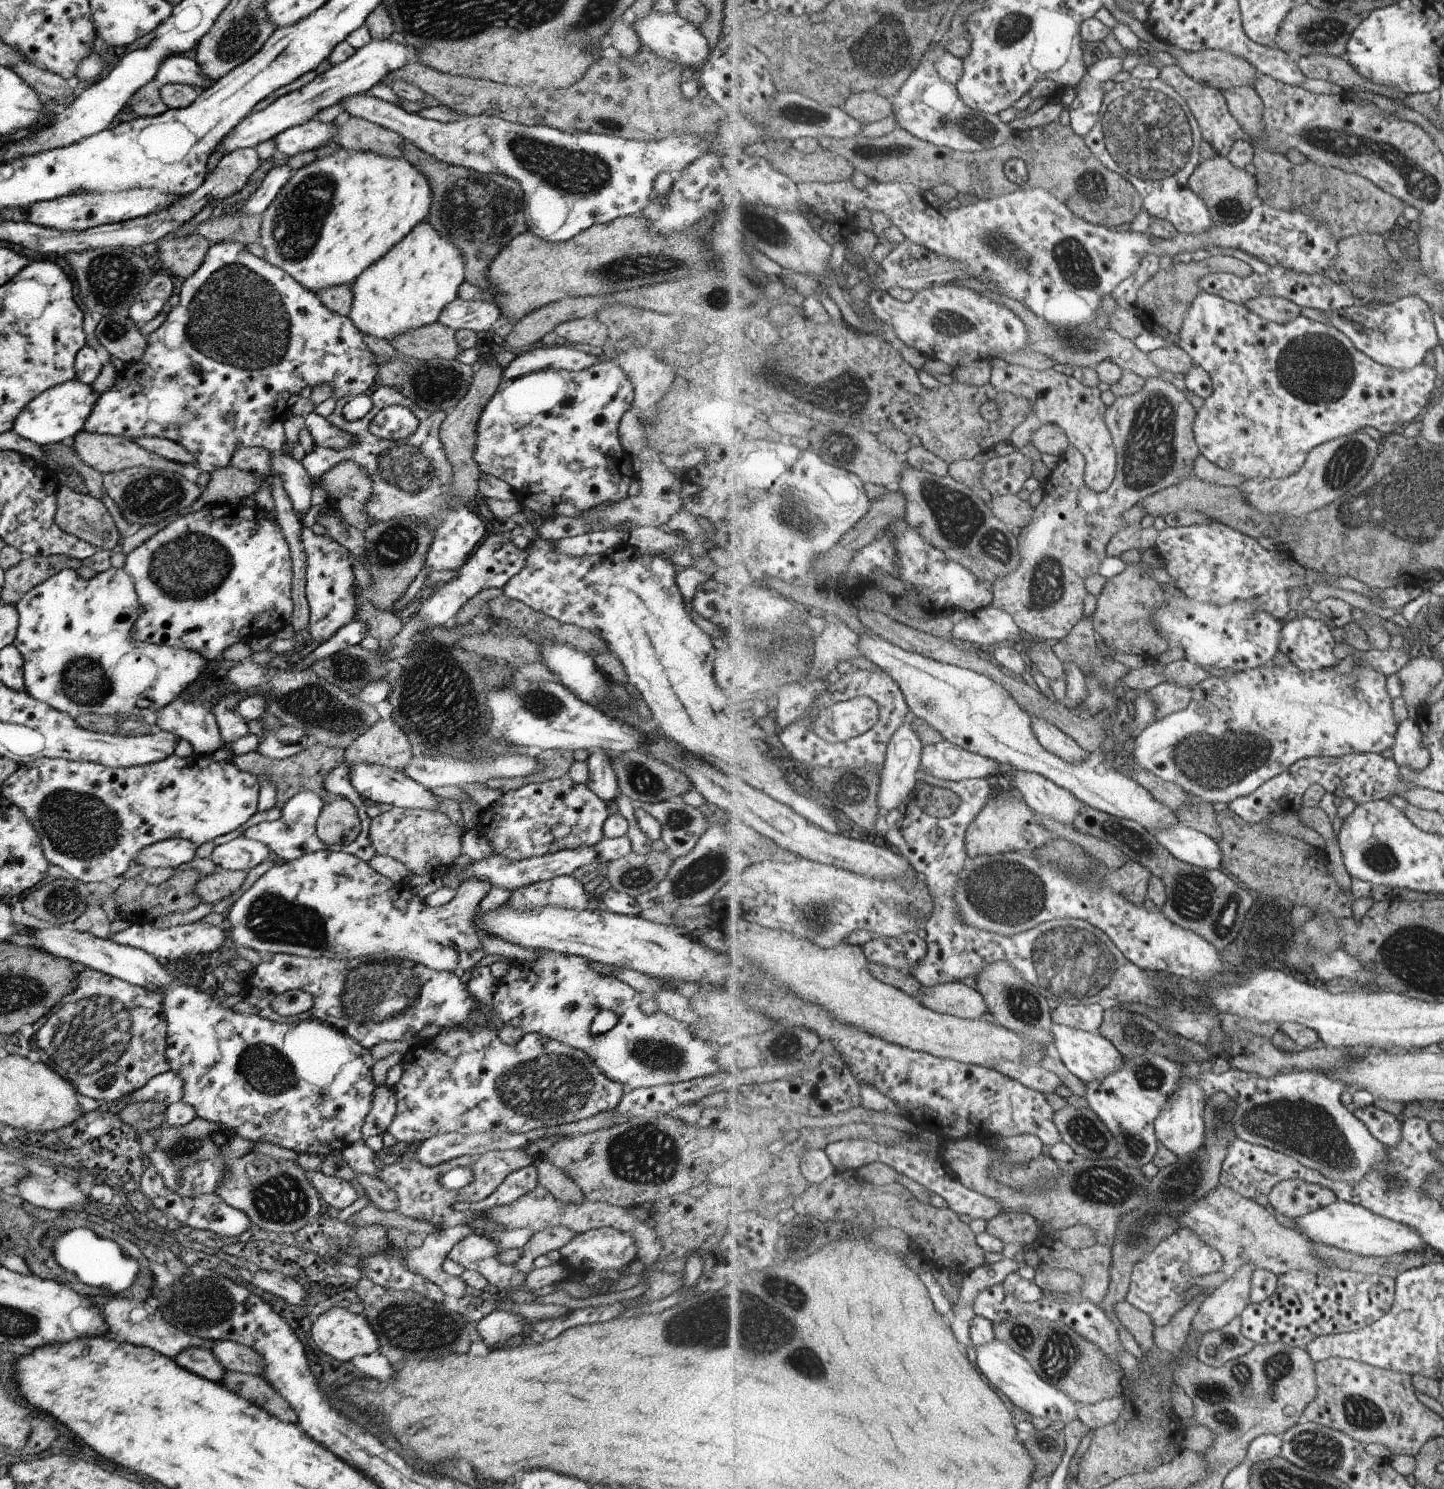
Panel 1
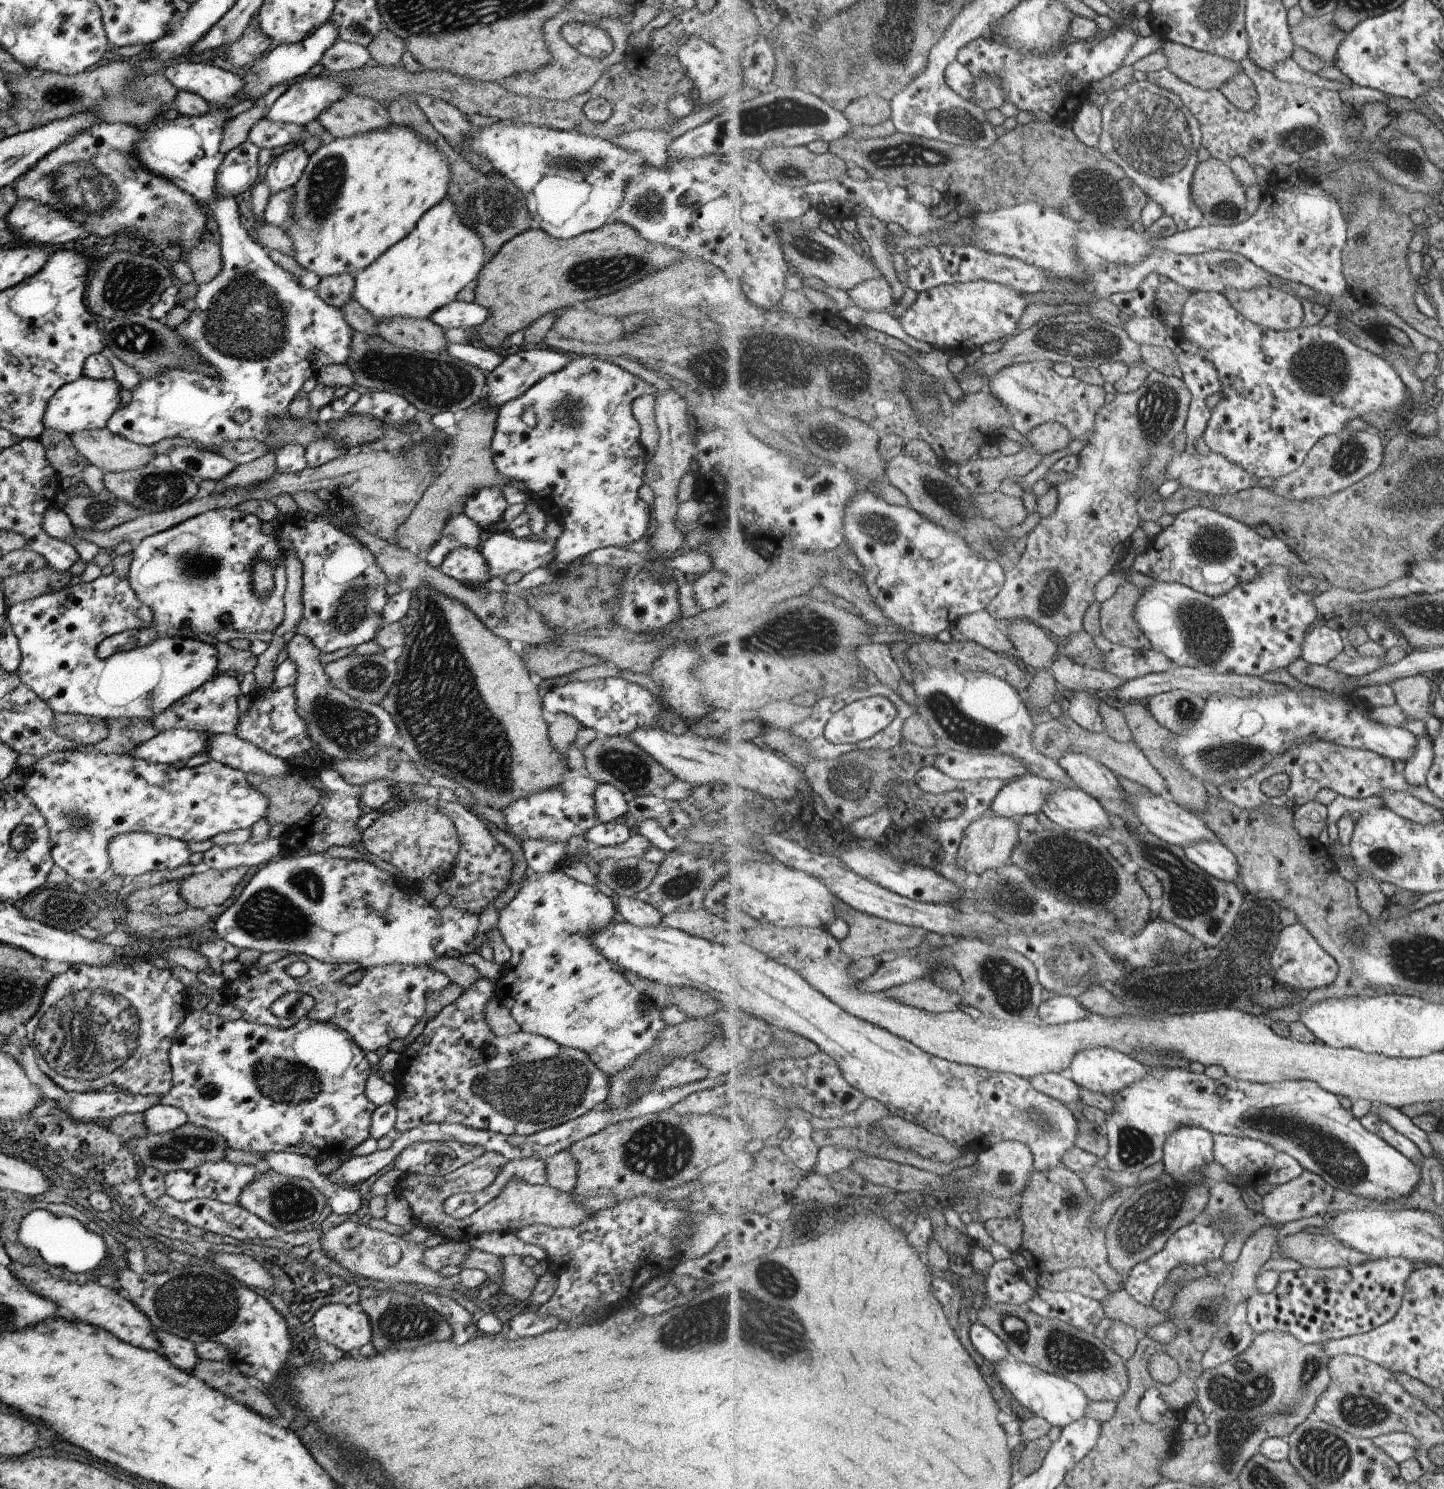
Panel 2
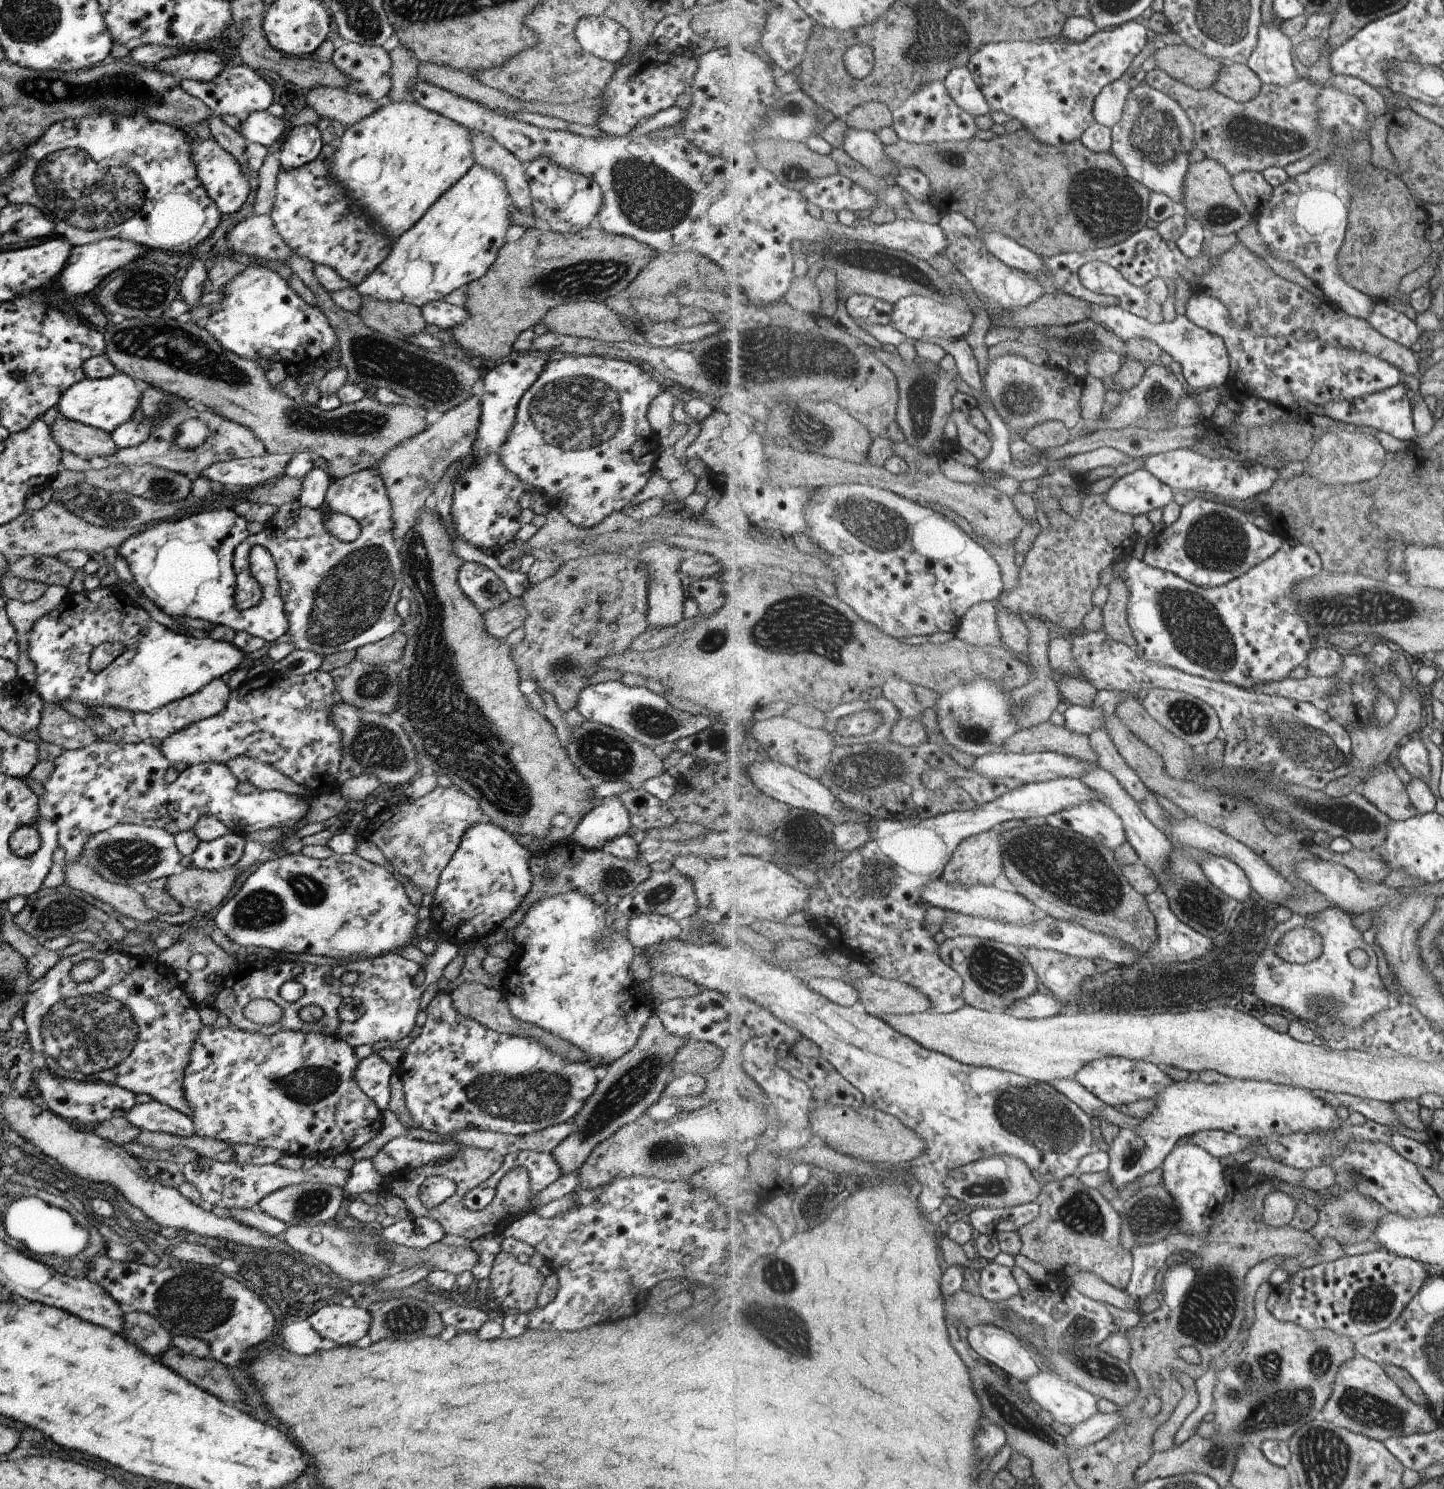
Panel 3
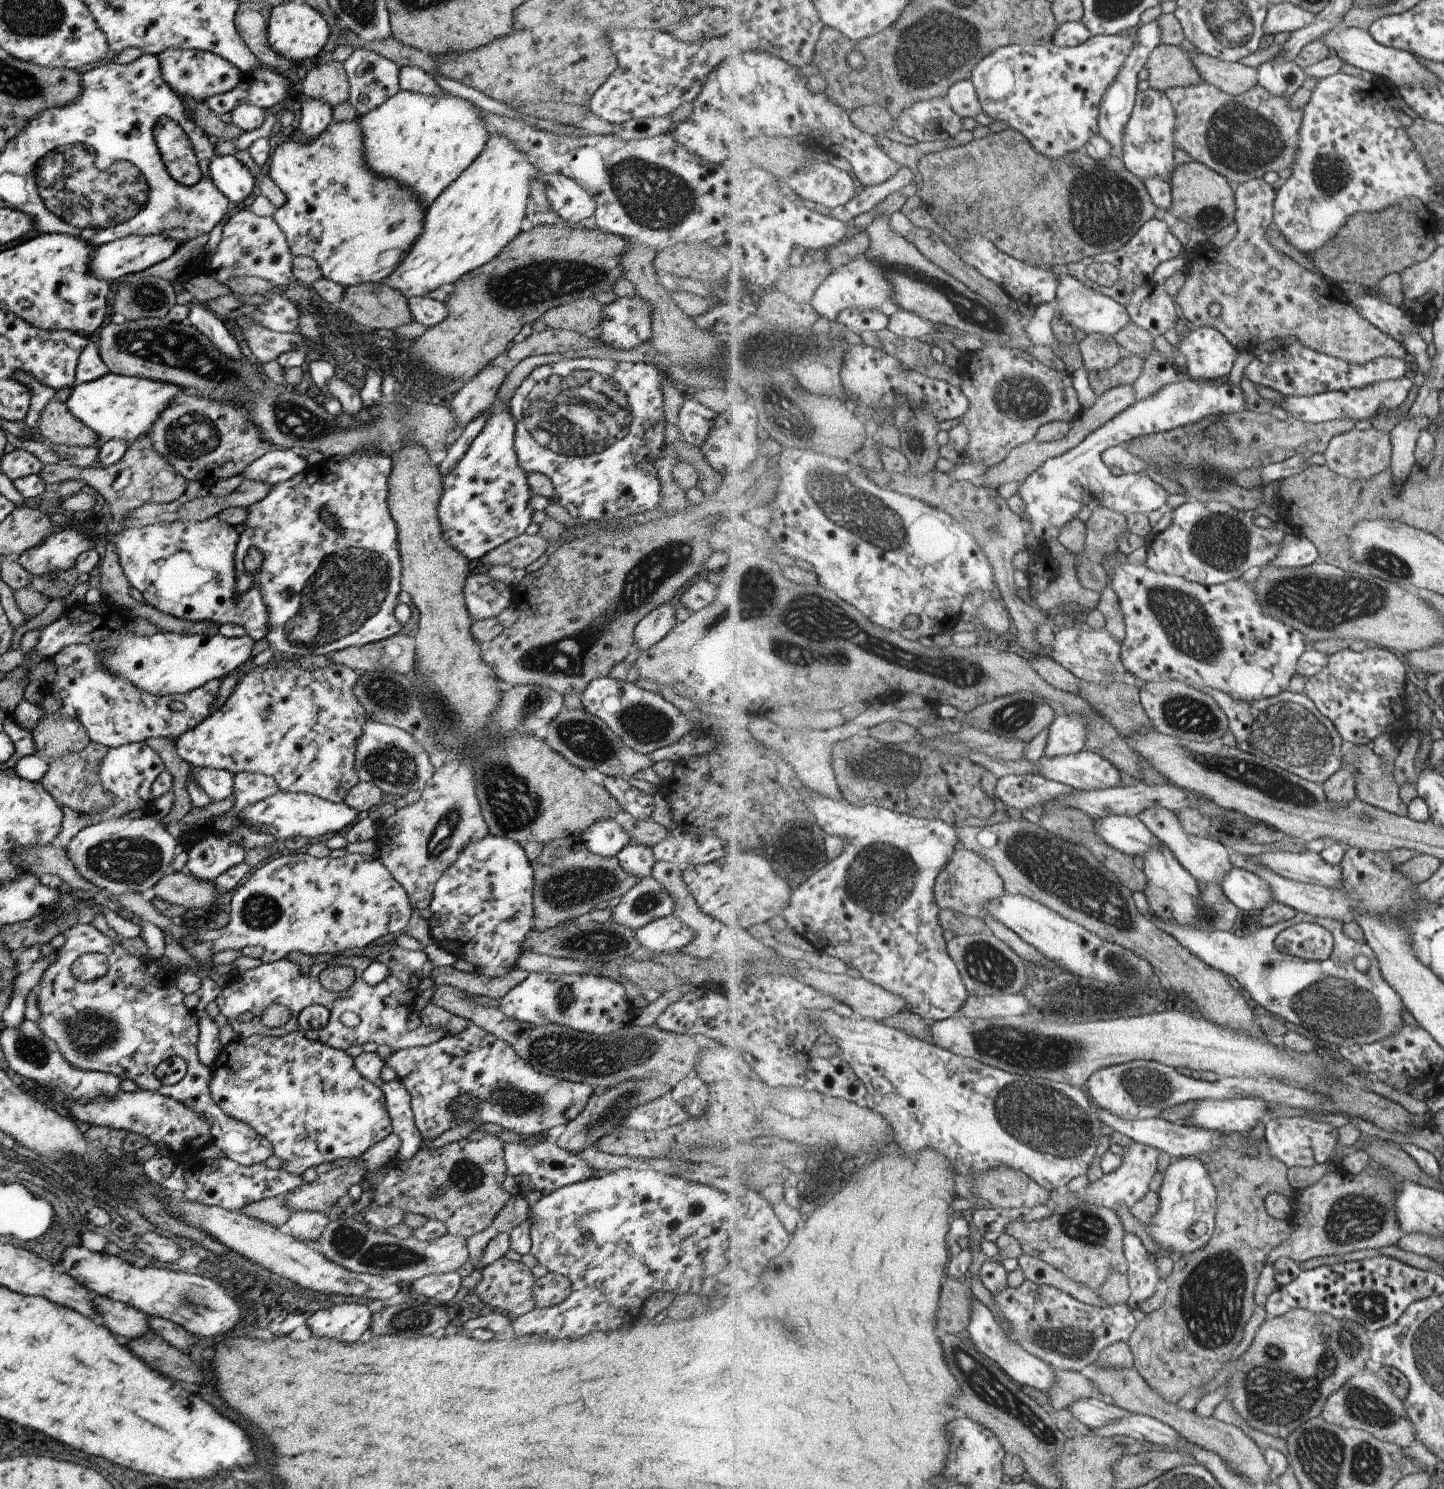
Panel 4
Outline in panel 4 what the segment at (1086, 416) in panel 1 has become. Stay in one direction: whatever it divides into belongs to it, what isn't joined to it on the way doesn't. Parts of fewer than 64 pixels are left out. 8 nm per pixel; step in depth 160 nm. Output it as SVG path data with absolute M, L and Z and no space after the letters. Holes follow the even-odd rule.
M990 343L984 345L982 350L977 352L964 352L957 368L963 378L963 386L961 386L960 390L967 396L967 398L969 398L969 401L971 402L969 411L965 414L965 416L963 416L963 419L960 420L960 423L964 425L969 432L971 432L971 444L969 444L969 448L967 448L967 451L964 453L967 456L968 461L983 462L983 464L987 464L987 466L991 467L1000 465L1009 457L1009 454L1015 448L1034 441L1037 437L1037 432L1039 432L1045 424L1054 421L1073 423L1077 421L1078 417L1082 416L1083 412L1085 412L1085 404L1081 404L1081 396L1077 396L1077 388L1073 388L1073 376L1071 376L1067 370L1057 372L1053 370L1053 367L1047 368L1045 364L1040 364L1031 356L1031 354L1028 354L1026 351L1022 351L1021 349L1012 349L1011 347L1002 347L1001 345Z

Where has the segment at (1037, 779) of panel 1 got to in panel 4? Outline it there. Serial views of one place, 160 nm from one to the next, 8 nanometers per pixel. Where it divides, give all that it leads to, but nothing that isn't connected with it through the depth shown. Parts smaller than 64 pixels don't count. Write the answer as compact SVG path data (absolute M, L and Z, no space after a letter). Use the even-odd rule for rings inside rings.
M1109 814L1095 817L1097 836L1125 855L1144 856L1153 846L1166 846L1139 817Z

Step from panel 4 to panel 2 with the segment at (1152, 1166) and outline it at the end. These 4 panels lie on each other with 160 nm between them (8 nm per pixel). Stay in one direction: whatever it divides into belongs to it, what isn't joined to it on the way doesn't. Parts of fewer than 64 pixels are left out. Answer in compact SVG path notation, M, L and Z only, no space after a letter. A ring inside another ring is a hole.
M1154 1066L1152 1071L1146 1075L1146 1077L1131 1085L1121 1093L1111 1095L1110 1099L1116 1105L1114 1112L1107 1116L1106 1125L1108 1128L1108 1139L1110 1142L1110 1149L1105 1158L1106 1166L1114 1172L1128 1172L1131 1174L1137 1174L1143 1172L1145 1168L1153 1166L1153 1164L1161 1163L1164 1160L1164 1146L1168 1136L1174 1133L1177 1129L1186 1126L1203 1127L1205 1130L1214 1133L1223 1133L1226 1135L1235 1135L1238 1137L1249 1137L1252 1139L1259 1139L1267 1144L1273 1145L1278 1151L1286 1152L1296 1158L1305 1169L1311 1172L1317 1173L1320 1177L1323 1177L1331 1186L1335 1189L1341 1189L1348 1191L1352 1194L1359 1195L1369 1199L1375 1199L1376 1201L1383 1200L1395 1200L1395 1198L1406 1198L1411 1196L1415 1192L1414 1188L1417 1188L1421 1184L1421 1167L1412 1161L1408 1156L1405 1156L1400 1149L1395 1148L1388 1141L1383 1140L1375 1133L1369 1132L1369 1129L1350 1111L1345 1110L1339 1102L1340 1096L1335 1093L1329 1092L1324 1089L1320 1084L1315 1081L1297 1080L1294 1081L1279 1081L1274 1083L1256 1083L1251 1081L1237 1080L1228 1074L1222 1076L1220 1079L1207 1078L1205 1074L1194 1073L1188 1071L1187 1068L1170 1069L1167 1067Z

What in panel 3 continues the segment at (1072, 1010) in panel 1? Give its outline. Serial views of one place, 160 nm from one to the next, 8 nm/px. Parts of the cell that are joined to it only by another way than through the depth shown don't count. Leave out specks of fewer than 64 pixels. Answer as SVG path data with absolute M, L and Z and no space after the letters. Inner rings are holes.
M1033 993L1005 1008L1005 1012L1020 1019L1049 1018L1064 1011L1065 1004L1051 995Z

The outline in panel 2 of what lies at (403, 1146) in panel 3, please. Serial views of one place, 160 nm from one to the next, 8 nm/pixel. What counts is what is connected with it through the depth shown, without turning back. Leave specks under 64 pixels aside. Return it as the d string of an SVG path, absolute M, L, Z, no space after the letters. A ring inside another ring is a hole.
M457 1141L411 1143L395 1155L392 1168L397 1168L402 1175L417 1172L420 1175L441 1176L475 1160L481 1152L481 1147Z

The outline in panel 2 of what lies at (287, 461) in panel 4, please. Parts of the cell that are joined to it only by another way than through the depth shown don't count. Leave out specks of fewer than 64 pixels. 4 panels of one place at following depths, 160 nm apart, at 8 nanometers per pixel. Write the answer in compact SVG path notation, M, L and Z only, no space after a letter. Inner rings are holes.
M175 447L166 455L175 470L201 480L220 481L232 470L238 468L237 464L223 458L211 451L198 451L193 447Z

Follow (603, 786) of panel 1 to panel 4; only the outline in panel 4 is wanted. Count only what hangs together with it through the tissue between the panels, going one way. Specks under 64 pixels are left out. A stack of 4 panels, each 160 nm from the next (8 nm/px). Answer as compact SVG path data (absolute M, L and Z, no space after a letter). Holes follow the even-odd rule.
M605 818L581 830L575 840L583 844L584 848L592 854L615 857L615 854L629 843L629 836L621 824L617 824L613 818Z

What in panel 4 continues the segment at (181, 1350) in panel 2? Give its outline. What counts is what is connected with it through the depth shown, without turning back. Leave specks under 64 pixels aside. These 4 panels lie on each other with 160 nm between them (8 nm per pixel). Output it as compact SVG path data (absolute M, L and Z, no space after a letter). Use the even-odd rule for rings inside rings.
M93 1295L90 1304L97 1314L99 1324L109 1332L130 1341L139 1335L148 1335L146 1316L140 1310L103 1295Z

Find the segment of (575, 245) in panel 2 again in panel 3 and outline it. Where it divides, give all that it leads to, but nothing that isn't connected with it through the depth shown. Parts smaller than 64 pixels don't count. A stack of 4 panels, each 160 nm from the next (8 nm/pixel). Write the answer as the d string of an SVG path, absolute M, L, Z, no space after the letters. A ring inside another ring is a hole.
M590 225L574 233L542 231L534 227L526 229L513 242L505 243L498 251L487 272L466 285L464 309L468 317L450 328L458 348L470 354L472 362L481 359L499 364L502 358L513 355L513 342L526 328L542 322L544 314L557 305L567 302L599 301L623 292L637 273L656 255L650 246L628 236L605 232L597 225Z

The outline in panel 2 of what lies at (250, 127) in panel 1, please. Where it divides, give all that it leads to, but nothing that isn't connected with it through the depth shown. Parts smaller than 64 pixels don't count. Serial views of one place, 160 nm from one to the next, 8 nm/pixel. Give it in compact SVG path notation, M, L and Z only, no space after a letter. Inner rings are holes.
M342 74L337 81L321 77L302 79L287 87L263 117L270 121L303 126L316 119L328 104L349 93L342 82Z

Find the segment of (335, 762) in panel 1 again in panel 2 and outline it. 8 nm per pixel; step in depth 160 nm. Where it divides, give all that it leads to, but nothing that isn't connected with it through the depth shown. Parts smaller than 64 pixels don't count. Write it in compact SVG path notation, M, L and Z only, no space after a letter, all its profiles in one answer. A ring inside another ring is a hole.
M288 772L284 777L244 775L246 781L268 798L265 820L270 826L284 824L286 828L301 820L317 804L319 791L299 774Z

